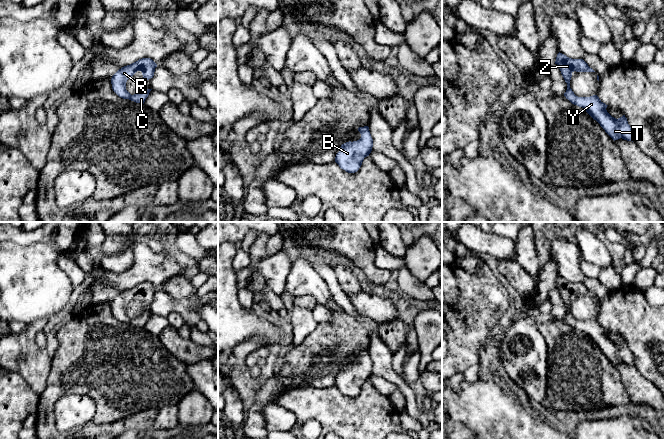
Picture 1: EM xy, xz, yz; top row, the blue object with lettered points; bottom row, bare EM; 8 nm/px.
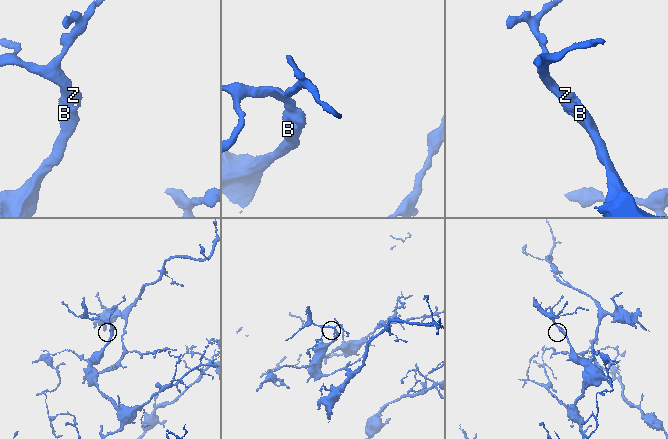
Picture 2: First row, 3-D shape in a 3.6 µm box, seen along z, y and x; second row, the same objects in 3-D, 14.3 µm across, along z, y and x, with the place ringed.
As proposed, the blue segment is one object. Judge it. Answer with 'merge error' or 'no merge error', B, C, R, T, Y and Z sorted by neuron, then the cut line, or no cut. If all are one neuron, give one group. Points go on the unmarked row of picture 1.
no merge error; groups B C R T Y Z; cut none

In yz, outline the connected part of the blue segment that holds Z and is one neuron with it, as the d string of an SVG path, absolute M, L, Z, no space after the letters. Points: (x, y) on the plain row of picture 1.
M559 276L555 288L559 291L567 307L567 314L564 317L566 323L572 328L582 331L614 365L620 362L627 365L635 365L634 355L628 348L625 339L616 343L607 336L606 332L608 329L603 327L597 319L578 321L570 312L570 304L574 295L595 296L583 283L572 283Z

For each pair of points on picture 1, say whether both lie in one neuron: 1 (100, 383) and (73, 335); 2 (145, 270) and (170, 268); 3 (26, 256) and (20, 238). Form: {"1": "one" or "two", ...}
{"1": "one", "2": "one", "3": "two"}

